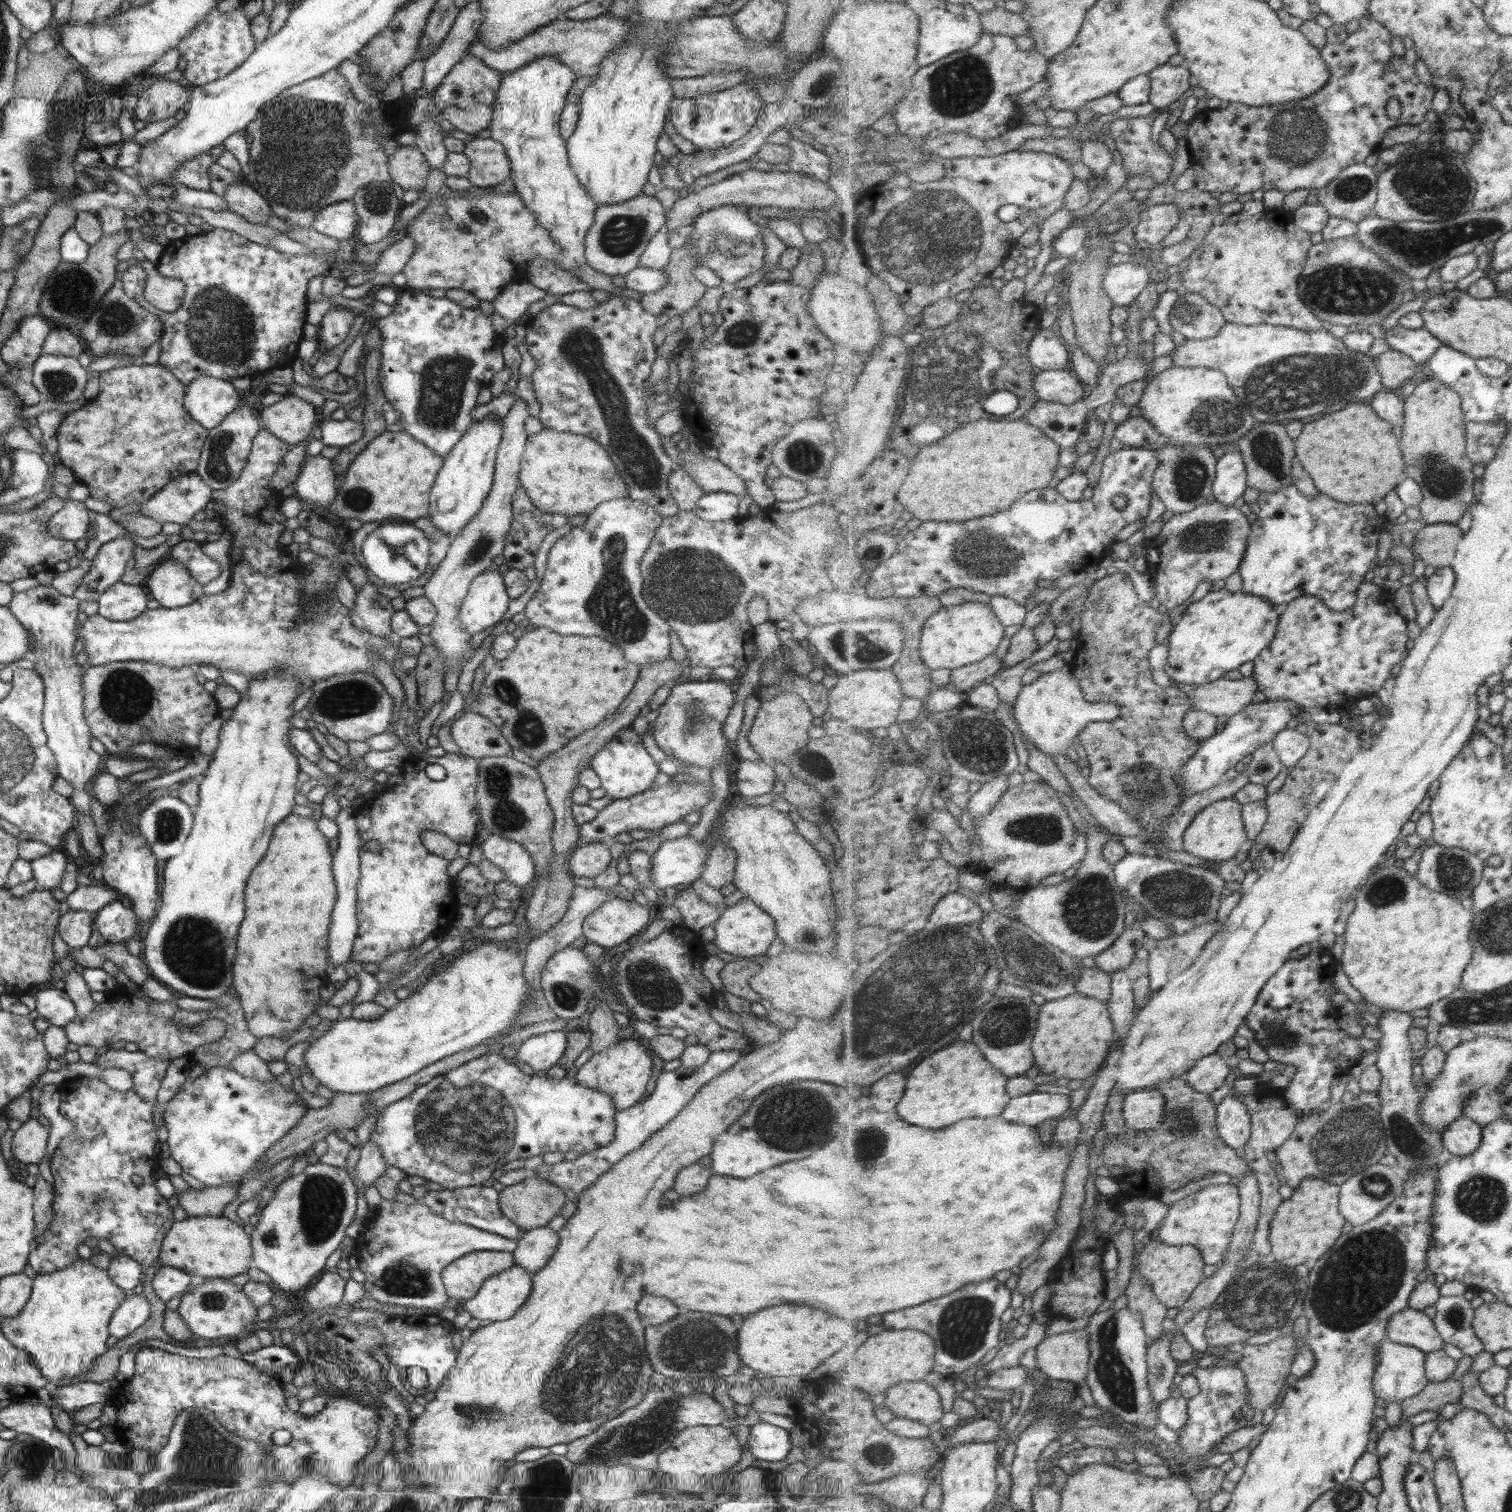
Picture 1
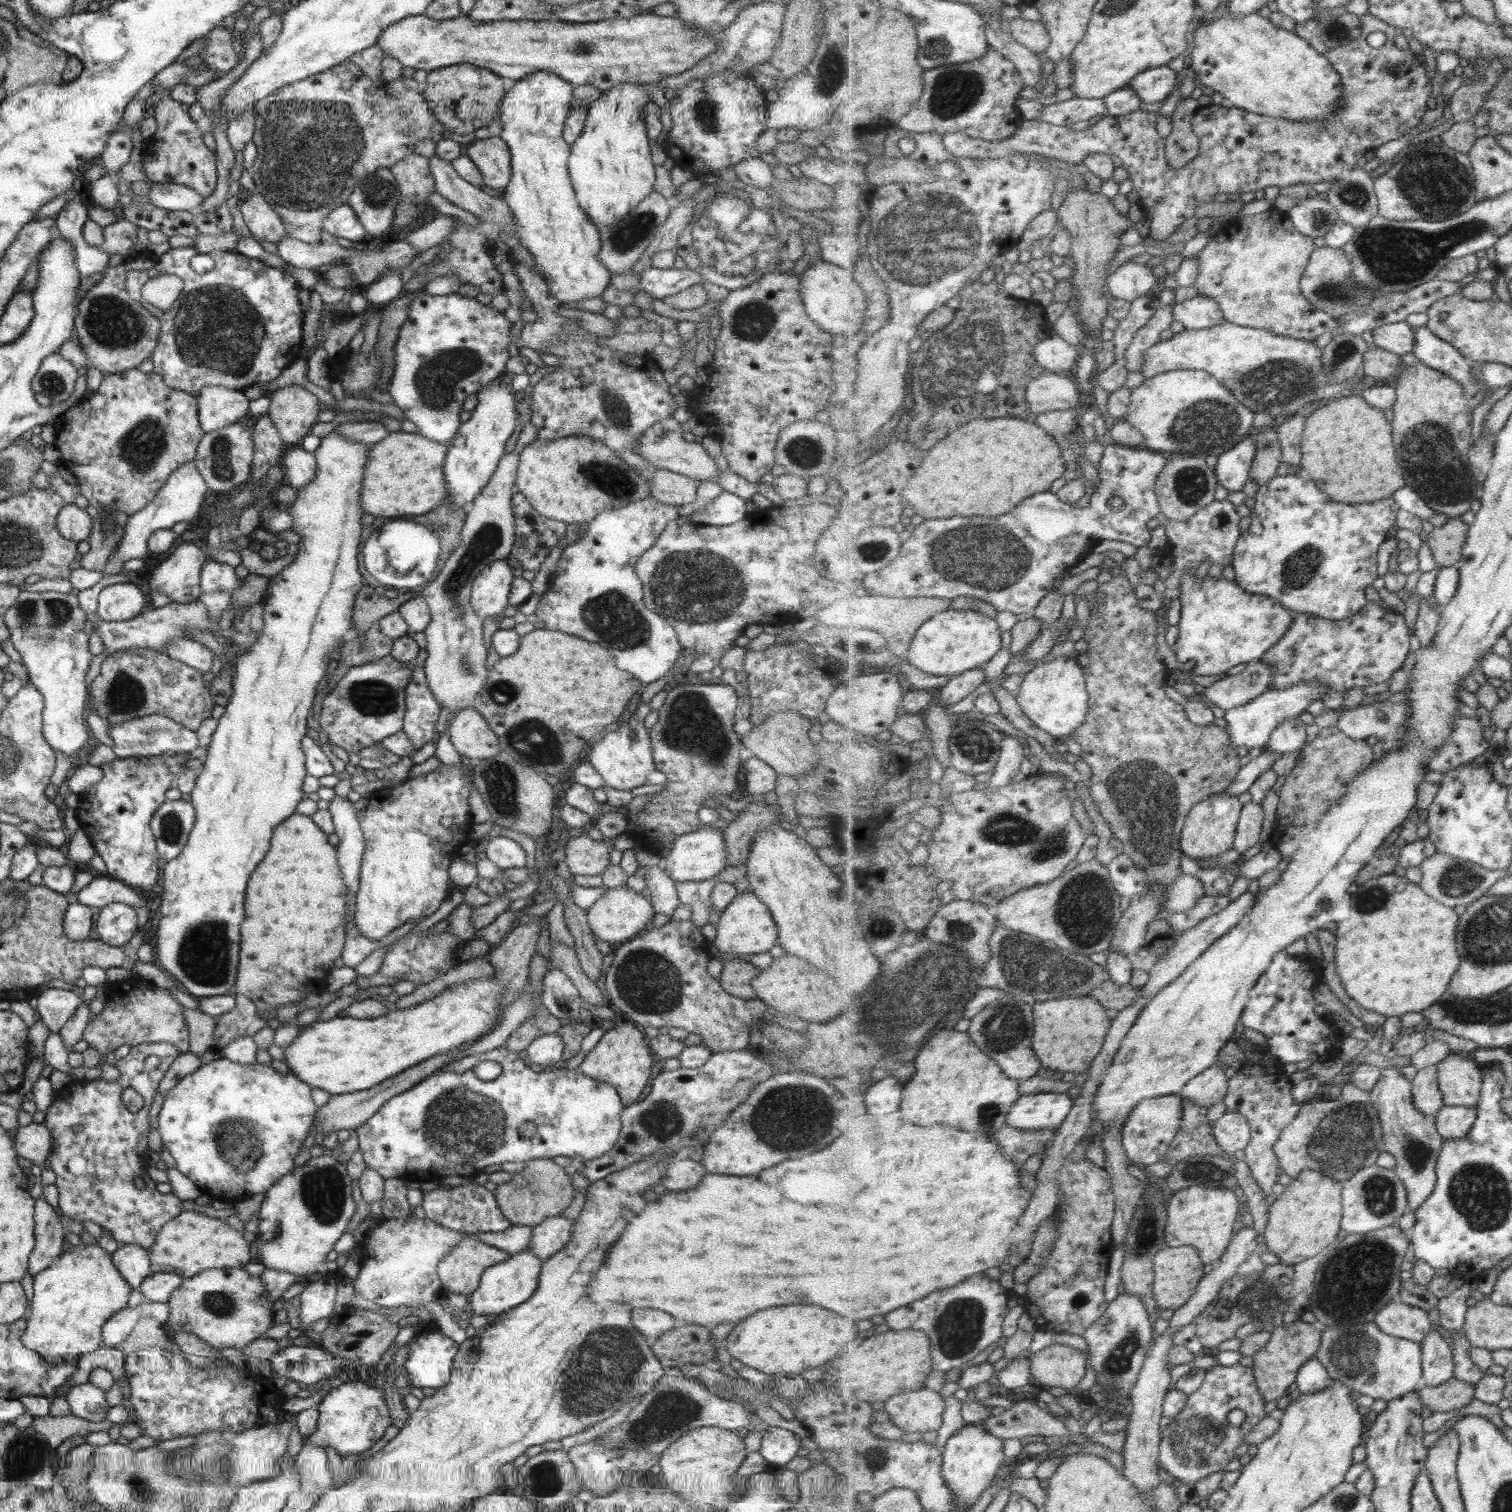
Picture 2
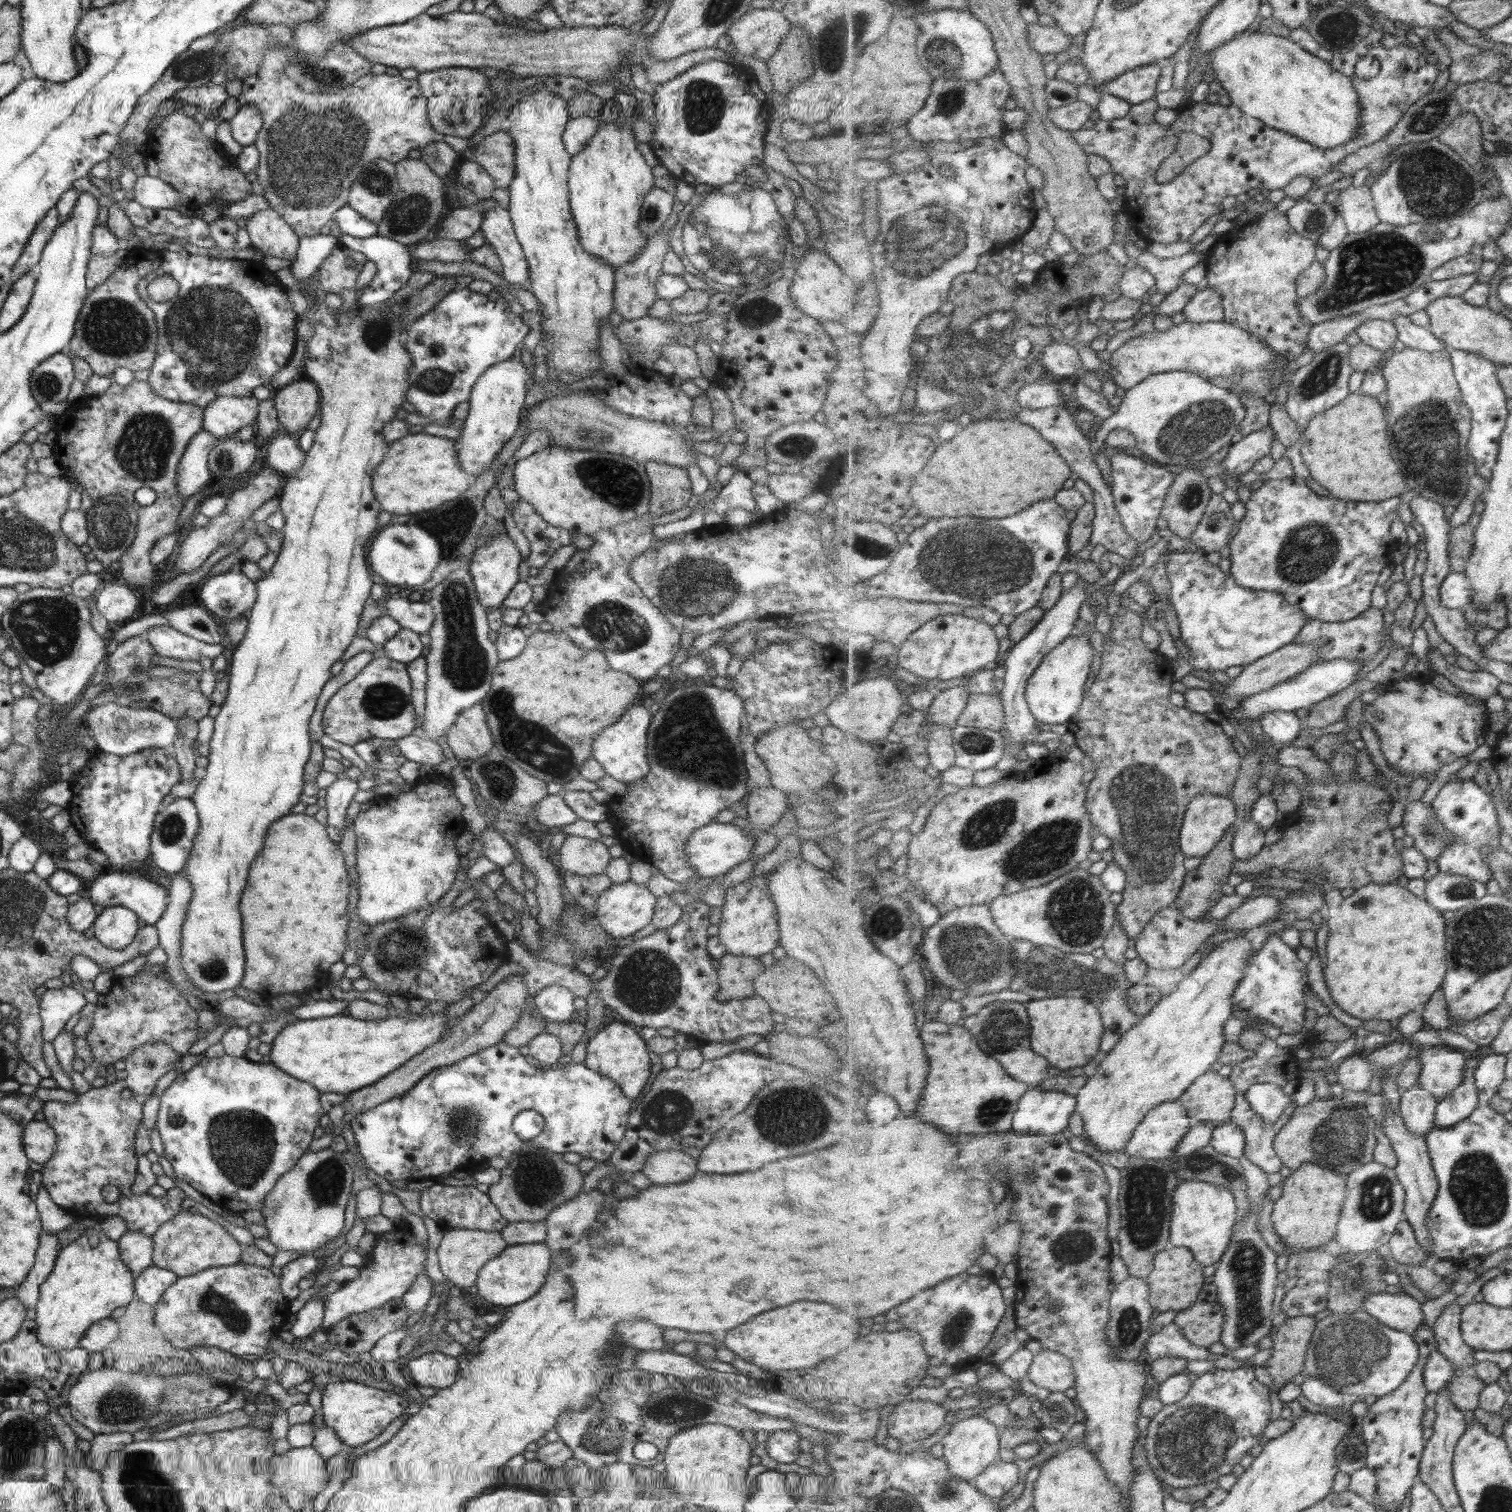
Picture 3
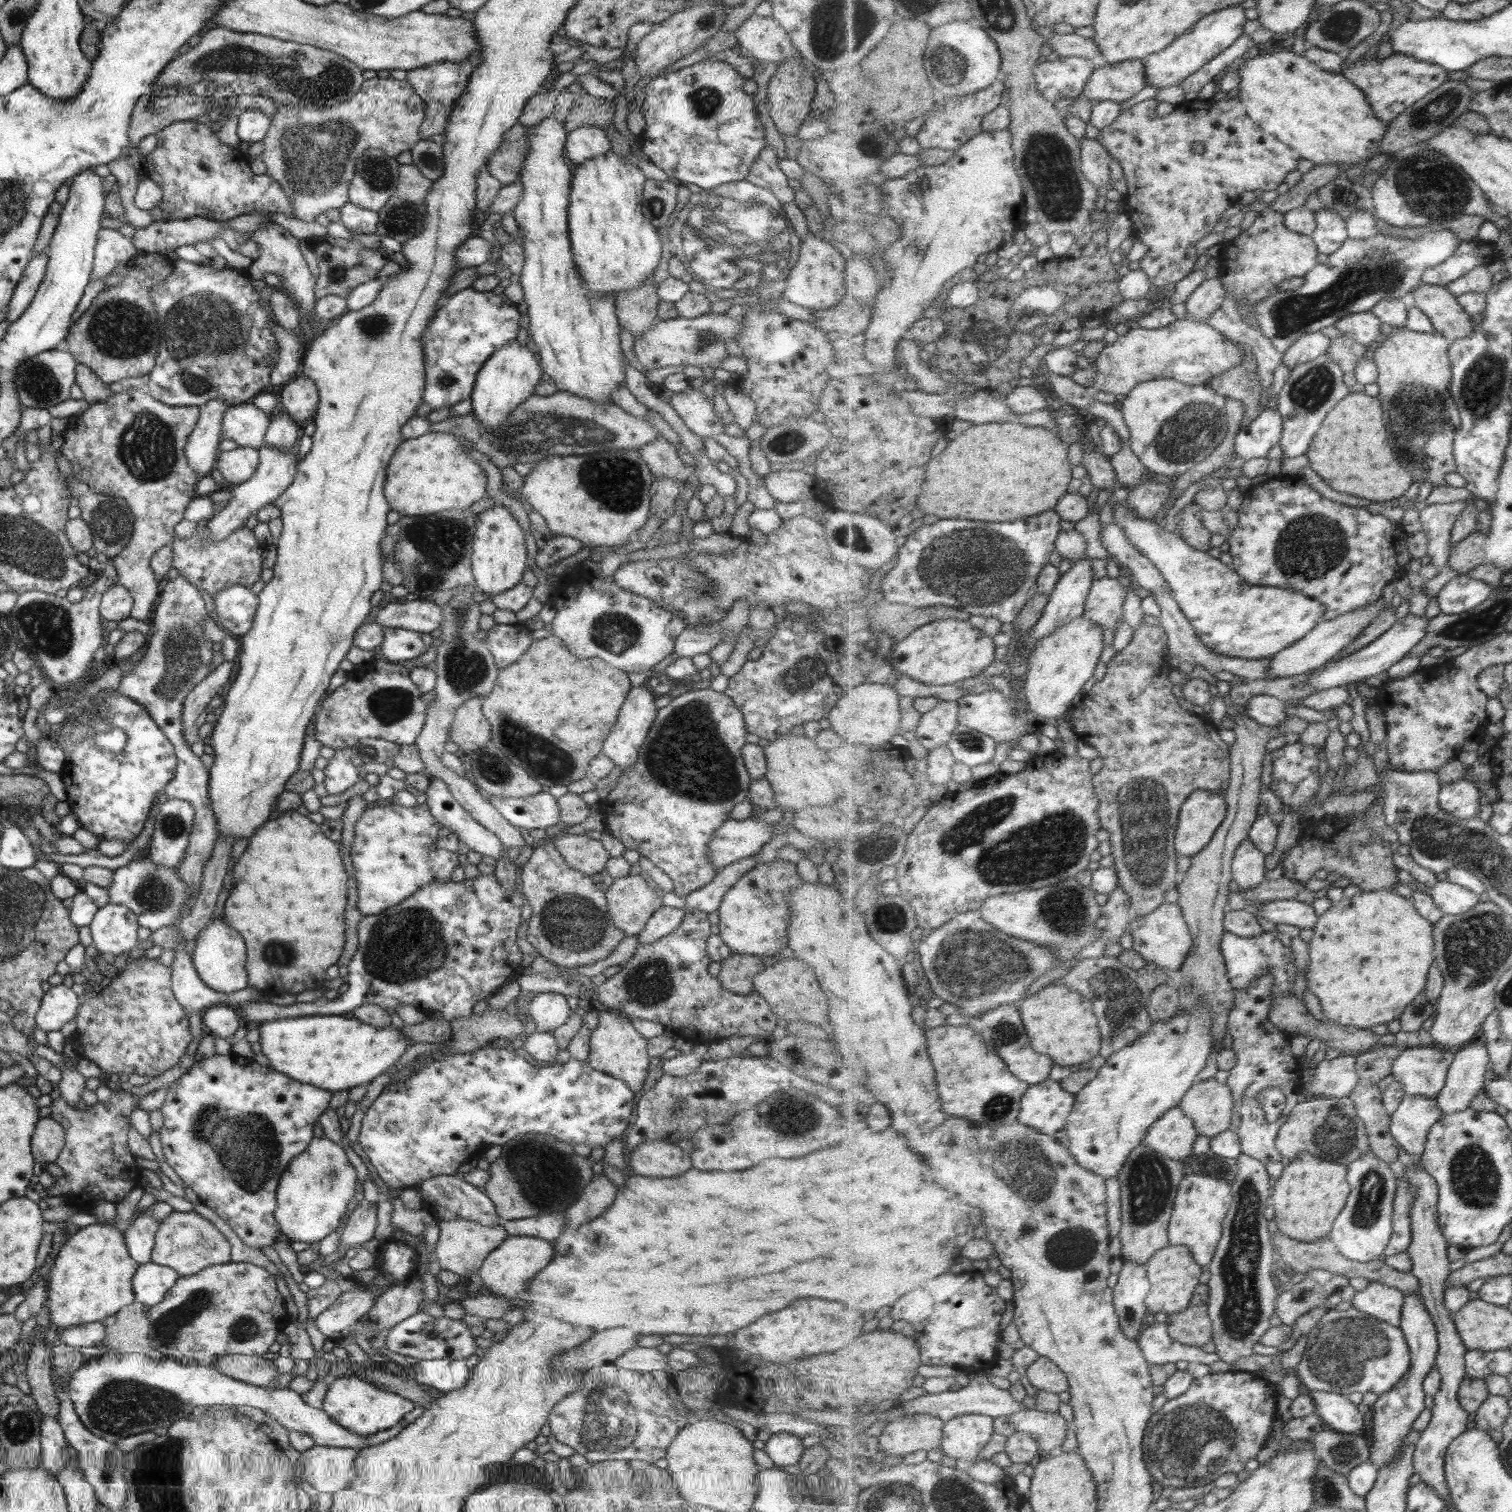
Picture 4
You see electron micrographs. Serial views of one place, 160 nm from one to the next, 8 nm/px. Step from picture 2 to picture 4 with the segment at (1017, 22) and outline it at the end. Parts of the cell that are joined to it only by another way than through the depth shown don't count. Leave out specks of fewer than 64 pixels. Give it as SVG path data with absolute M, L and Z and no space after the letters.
M1053 34L1047 44L1061 57L1079 56L1098 62L1103 60L1103 52L1101 48L1097 48L1094 40L1083 38L1079 34Z

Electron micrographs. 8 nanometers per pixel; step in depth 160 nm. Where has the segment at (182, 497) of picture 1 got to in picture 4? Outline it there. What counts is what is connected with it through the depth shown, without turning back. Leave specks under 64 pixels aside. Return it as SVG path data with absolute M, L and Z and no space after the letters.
M212 398L200 406L195 428L187 437L184 453L189 468L200 478L209 475L214 468L218 446L221 440L221 423L226 411L223 399Z

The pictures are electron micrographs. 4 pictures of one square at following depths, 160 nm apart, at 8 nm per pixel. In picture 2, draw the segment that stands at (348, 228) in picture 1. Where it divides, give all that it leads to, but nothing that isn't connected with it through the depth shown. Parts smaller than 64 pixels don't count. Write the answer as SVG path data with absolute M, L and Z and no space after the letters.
M342 204L331 210L323 219L322 229L334 237L346 238L354 242L361 241L367 233L347 204Z

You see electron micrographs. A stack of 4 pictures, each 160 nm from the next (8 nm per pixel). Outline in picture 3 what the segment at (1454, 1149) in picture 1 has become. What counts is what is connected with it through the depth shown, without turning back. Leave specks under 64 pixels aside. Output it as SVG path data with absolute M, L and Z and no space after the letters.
M1469 1057L1462 1085L1449 1093L1439 1104L1435 1116L1435 1128L1451 1128L1471 1117L1479 1106L1480 1094L1475 1084L1475 1073L1481 1057Z

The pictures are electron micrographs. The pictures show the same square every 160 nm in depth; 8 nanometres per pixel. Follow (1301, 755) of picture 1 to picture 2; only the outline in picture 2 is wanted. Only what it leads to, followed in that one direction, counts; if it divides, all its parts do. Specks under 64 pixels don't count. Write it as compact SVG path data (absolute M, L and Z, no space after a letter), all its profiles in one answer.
M1300 719L1284 720L1274 732L1270 734L1270 742L1268 749L1282 754L1287 752L1295 752L1301 748L1305 748L1307 742L1307 730L1305 724Z

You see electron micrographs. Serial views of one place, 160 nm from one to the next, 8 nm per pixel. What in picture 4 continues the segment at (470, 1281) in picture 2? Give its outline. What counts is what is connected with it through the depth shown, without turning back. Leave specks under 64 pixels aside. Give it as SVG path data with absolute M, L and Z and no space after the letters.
M451 1219L438 1221L438 1239L434 1254L441 1270L452 1272L461 1279L467 1279L478 1272L483 1259L508 1235L506 1230L497 1225L483 1226L481 1223L467 1219Z

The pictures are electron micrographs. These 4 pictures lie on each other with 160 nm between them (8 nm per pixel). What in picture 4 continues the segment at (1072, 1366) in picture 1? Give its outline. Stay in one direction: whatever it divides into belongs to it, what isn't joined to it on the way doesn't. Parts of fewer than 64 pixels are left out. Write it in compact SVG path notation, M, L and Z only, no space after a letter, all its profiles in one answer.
M1040 1356L1027 1368L1026 1377L1032 1386L1041 1391L1061 1394L1061 1392L1067 1392L1070 1389L1070 1382L1065 1372L1045 1356Z

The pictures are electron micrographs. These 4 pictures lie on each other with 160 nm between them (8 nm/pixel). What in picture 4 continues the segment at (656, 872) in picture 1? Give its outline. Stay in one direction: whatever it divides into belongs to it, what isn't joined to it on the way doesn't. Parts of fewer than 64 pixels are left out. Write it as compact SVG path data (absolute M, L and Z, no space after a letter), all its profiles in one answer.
M728 818L715 830L708 844L708 859L716 870L732 862L752 857L763 844L772 840L773 827L753 819Z

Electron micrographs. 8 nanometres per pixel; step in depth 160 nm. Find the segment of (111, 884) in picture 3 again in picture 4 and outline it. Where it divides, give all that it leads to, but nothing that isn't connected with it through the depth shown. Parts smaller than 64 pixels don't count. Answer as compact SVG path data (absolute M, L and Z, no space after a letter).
M185 850L170 867L156 863L147 856L127 861L127 864L113 871L112 885L106 888L108 902L127 907L136 916L138 926L149 928L150 931L170 926L180 916L180 910L190 902L192 894L199 894L200 891L200 884L199 887L189 888L188 884L181 880L178 868L184 860L184 855Z

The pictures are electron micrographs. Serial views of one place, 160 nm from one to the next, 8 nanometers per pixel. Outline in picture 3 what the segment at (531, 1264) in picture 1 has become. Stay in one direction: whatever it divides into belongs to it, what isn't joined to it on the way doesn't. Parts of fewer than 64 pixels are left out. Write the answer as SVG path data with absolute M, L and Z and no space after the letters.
M595 1188L580 1191L571 1200L554 1208L543 1220L546 1228L545 1243L549 1250L562 1252L577 1242L585 1228L595 1224L595 1216L604 1209L604 1196Z

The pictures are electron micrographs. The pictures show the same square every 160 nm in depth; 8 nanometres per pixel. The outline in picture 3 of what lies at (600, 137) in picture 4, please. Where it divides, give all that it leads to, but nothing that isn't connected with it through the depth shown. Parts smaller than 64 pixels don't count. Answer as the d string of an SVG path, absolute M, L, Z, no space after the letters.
M580 116L567 121L562 134L564 149L569 153L569 157L581 152L591 137L598 131L600 123L597 118Z

